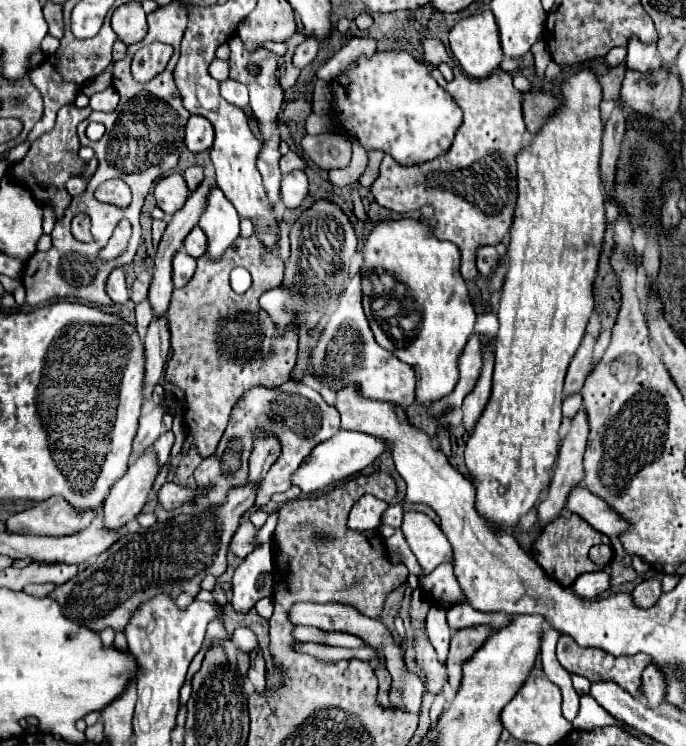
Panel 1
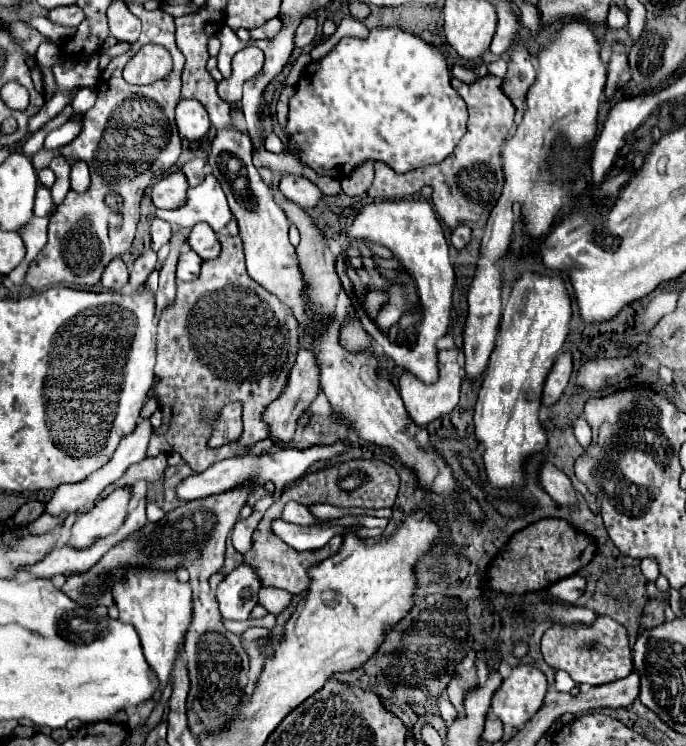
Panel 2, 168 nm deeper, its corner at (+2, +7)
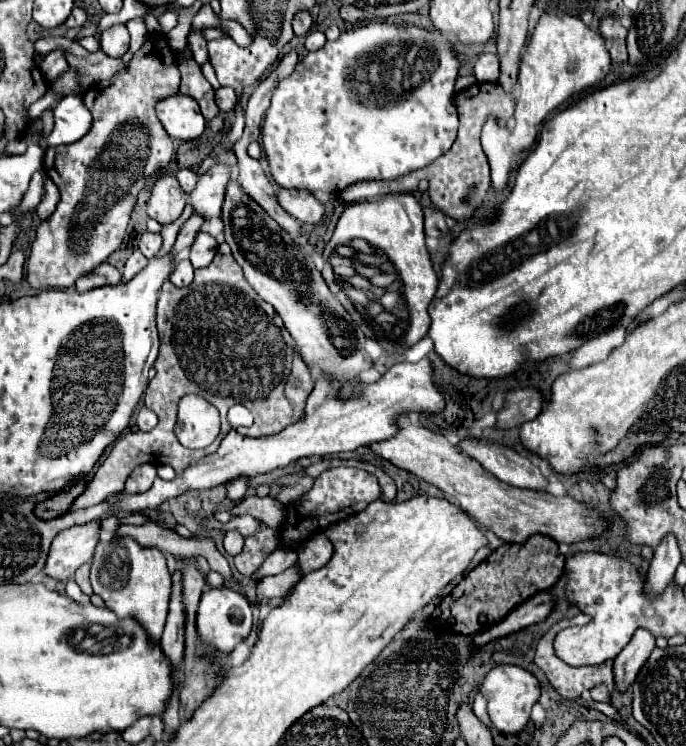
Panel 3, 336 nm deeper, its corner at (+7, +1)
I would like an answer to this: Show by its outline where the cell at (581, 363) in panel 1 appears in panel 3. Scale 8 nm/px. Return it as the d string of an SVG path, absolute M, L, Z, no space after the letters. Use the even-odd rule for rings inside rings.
M535 388L511 390L507 392L503 408L497 414L495 428L499 430L519 428L523 422L535 420L539 416L541 406L543 406L543 396Z

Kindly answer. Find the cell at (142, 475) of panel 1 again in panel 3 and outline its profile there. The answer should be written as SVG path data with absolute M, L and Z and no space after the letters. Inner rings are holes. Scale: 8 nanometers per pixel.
M99 522L73 526L59 532L51 544L43 574L61 582L73 578L75 570L91 562L93 550L99 542Z

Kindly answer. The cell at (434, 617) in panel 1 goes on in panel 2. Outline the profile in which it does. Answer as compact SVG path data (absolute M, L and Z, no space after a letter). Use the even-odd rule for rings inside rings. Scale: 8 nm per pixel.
M440 695L438 703L440 715L445 722L451 724L454 720L456 720L456 718L458 718L458 713L456 709L447 697L443 697L442 695Z

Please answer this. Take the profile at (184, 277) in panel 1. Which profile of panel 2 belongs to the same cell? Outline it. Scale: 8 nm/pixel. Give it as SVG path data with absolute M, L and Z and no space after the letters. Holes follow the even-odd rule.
M192 250L182 252L180 258L178 258L176 278L178 278L178 280L184 280L184 282L196 280L196 276L198 276L198 272L200 272L200 264L202 264L202 258L196 256L196 252L192 252Z

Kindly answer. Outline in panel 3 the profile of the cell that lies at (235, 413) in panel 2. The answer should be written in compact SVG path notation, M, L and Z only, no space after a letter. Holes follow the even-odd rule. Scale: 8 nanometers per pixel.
M183 396L177 416L175 436L185 440L191 450L207 448L219 434L219 412L201 396Z

